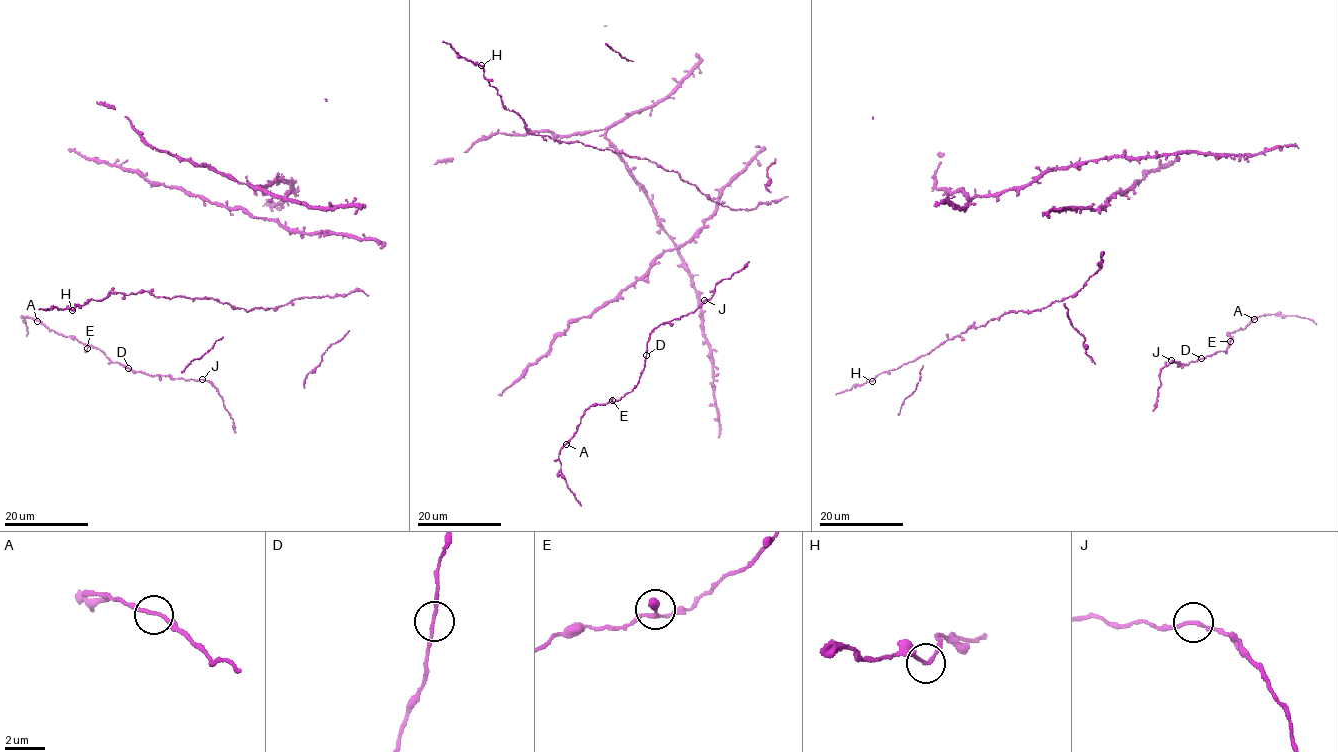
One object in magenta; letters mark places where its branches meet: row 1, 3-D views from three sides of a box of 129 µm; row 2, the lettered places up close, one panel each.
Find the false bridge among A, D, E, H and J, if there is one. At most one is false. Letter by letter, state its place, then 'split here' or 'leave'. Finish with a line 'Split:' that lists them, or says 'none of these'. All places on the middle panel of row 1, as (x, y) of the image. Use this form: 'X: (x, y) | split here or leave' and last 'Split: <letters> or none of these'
A: (566, 444) | leave
D: (646, 355) | leave
E: (612, 400) | leave
H: (481, 65) | leave
J: (704, 300) | leave
Split: none of these

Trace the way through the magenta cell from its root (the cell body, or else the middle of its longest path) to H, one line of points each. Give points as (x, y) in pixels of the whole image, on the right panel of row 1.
H: (1097, 265), (1101, 268), (1069, 297), (1038, 311), (1010, 311), (983, 326), (972, 325), (872, 381)

